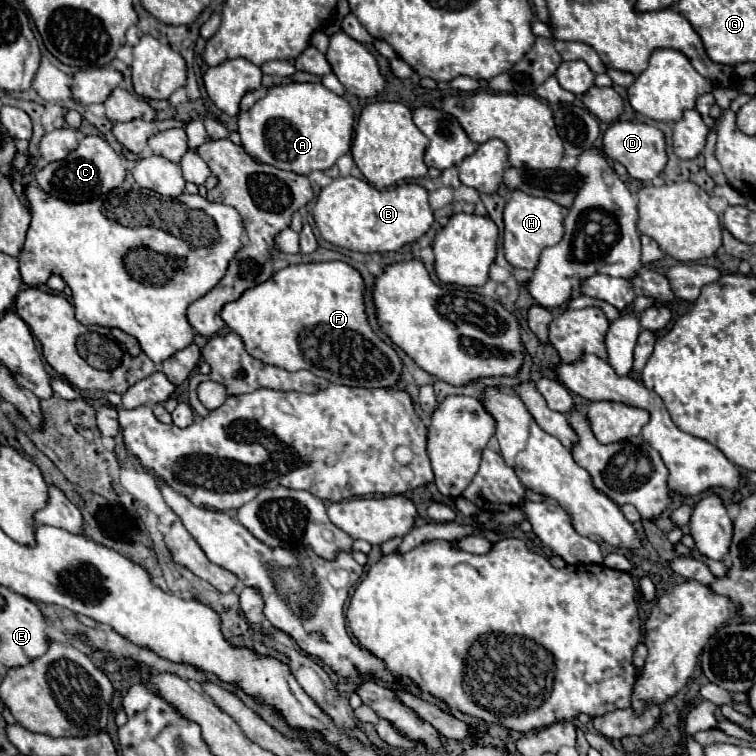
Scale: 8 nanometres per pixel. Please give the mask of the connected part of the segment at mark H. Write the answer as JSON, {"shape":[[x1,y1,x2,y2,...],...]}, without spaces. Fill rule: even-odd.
{"shape":[[512,191,504,207,504,255,512,267,534,271,544,247,556,245,564,235,564,213,558,203,546,197,532,197,524,191]]}

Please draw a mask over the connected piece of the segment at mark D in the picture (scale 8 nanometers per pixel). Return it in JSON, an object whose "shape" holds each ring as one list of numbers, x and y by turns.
{"shape":[[616,121,612,123,604,137,602,137,602,151,608,159,618,161,626,167,628,175,640,181,650,181,656,175,660,175,660,171,666,165,666,141,662,131,658,131,652,125,646,123,632,123,632,121]]}

